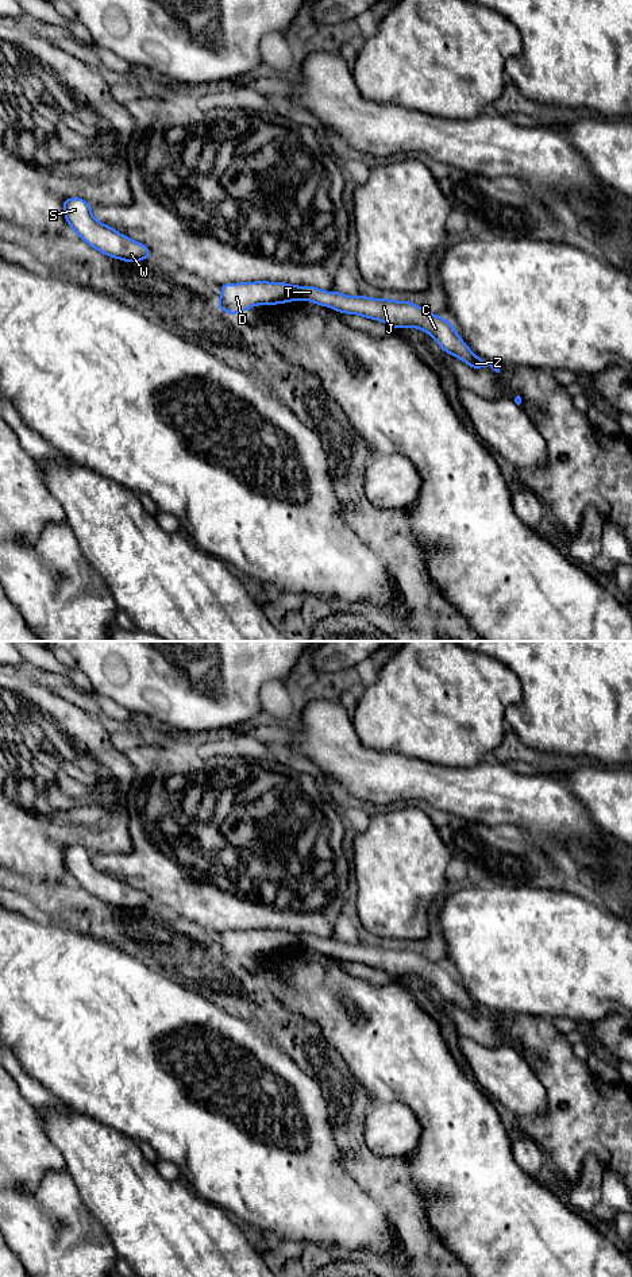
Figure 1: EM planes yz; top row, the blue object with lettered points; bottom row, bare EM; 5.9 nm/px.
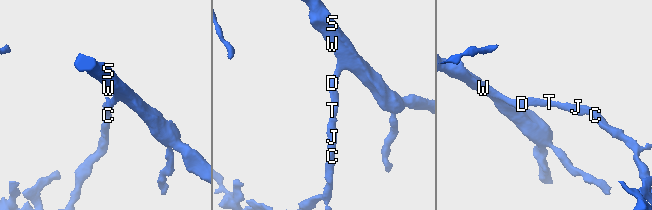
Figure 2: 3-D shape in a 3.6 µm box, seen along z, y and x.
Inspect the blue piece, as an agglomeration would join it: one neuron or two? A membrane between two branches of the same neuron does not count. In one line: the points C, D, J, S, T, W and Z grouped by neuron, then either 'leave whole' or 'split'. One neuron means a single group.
groups C D J S T W Z; leave whole

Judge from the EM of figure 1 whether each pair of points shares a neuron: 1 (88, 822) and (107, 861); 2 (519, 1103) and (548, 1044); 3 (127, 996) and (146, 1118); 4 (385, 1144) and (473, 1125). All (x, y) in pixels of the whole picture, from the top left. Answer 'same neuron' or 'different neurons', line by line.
1: different neurons
2: different neurons
3: same neuron
4: different neurons

